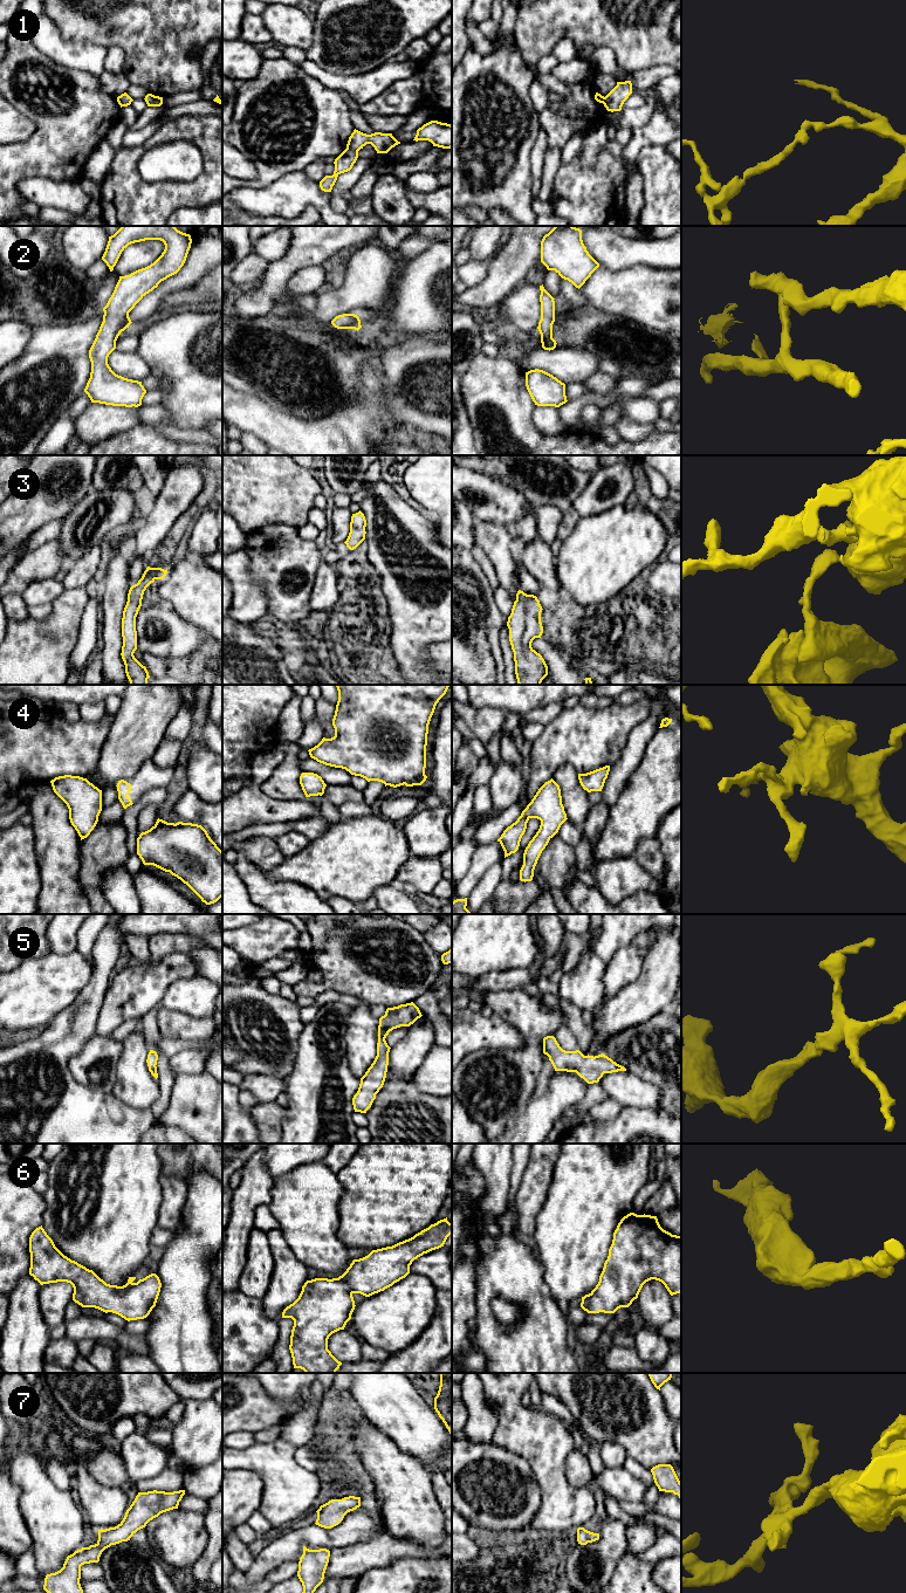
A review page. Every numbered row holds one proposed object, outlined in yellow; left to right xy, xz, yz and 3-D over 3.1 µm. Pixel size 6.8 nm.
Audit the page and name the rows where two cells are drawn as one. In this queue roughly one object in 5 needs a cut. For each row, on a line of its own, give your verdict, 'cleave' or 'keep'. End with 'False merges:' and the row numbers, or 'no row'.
1: cleave
2: keep
3: keep
4: keep
5: keep
6: keep
7: keep
False merges: 1

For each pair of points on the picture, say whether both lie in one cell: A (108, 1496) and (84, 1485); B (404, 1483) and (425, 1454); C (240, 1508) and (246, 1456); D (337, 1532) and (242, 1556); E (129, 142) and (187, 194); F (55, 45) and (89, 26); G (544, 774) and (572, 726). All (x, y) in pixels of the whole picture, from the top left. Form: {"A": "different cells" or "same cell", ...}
{"A": "same cell", "B": "different cells", "C": "different cells", "D": "different cells", "E": "different cells", "F": "different cells", "G": "same cell"}

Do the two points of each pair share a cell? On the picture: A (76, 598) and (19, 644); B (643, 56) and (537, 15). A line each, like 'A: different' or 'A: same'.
A: same
B: same

